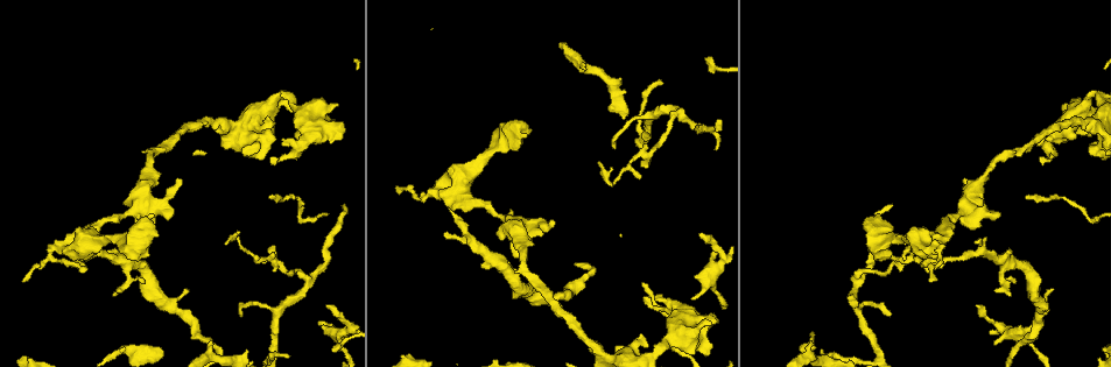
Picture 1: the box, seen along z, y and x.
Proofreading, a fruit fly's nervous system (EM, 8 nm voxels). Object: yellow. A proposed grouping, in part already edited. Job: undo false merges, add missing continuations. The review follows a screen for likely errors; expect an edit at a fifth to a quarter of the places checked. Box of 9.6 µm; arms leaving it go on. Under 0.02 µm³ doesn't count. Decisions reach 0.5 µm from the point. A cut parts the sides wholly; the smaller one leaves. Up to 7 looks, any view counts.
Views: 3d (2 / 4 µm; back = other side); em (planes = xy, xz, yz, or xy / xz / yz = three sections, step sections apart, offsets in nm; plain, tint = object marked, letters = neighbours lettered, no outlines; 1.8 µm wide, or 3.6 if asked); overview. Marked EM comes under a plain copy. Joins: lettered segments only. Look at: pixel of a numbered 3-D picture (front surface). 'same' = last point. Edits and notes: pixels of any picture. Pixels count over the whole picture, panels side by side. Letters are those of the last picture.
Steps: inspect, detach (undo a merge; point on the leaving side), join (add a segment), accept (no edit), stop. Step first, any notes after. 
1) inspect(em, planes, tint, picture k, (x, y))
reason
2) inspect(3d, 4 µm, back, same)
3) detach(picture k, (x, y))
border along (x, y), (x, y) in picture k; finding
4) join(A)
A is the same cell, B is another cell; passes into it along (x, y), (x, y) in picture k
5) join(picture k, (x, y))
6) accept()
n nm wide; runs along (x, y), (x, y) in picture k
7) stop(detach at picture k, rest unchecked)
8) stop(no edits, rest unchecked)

inspect(3d, 4 µm, picture 1, (674, 305))
sudden change in width

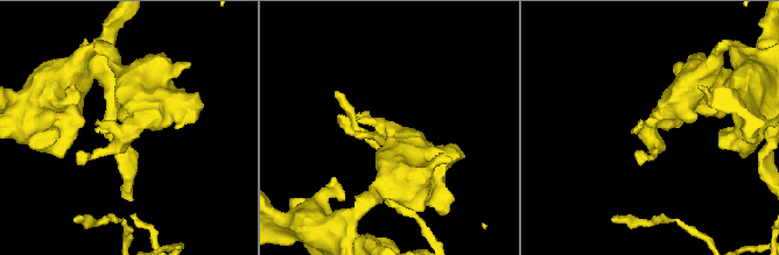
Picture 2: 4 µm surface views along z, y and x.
inspect(em, yz, step 8, letters, picture 2, (128, 131))

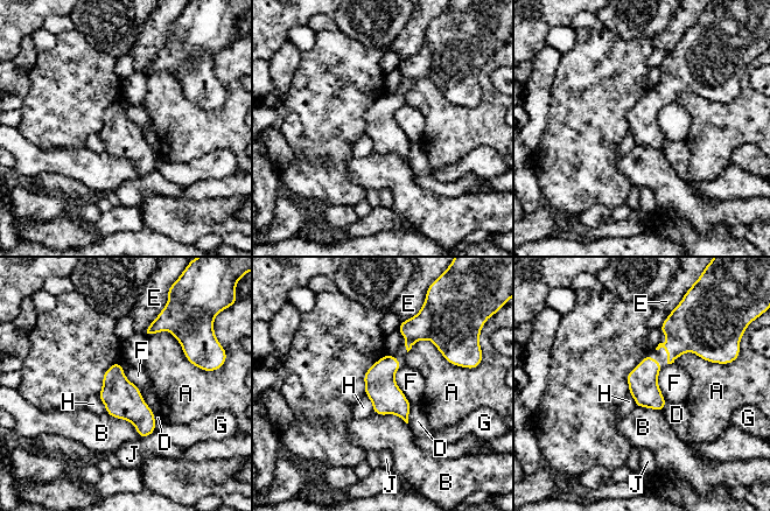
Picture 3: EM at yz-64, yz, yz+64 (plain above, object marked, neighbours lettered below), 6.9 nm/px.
inspect(em, planes, letters, same)

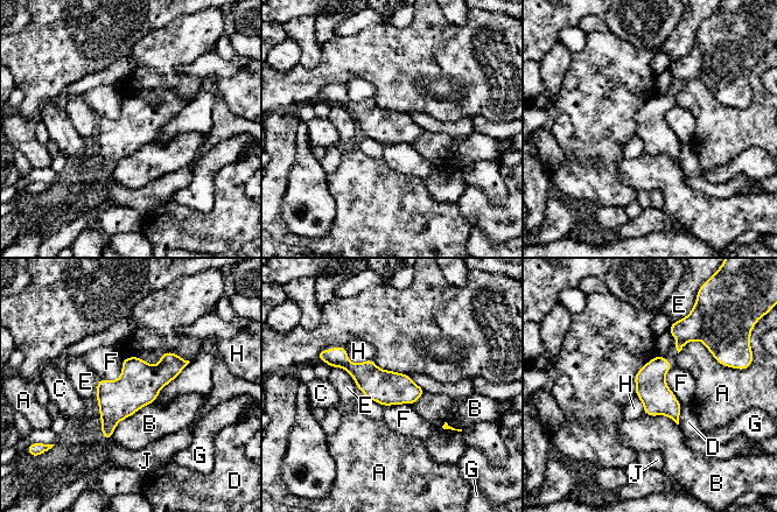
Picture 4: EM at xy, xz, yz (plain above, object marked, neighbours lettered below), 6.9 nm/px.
accept()
A, B, C, D, E, F, G, H and J are other cells; runs along (183, 363), (148, 380), (110, 419), (107, 436) in picture 4; continuous, no second neuron

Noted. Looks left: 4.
inspect(em, xy, step 8, tint, picture 1, (224, 244))
thin end

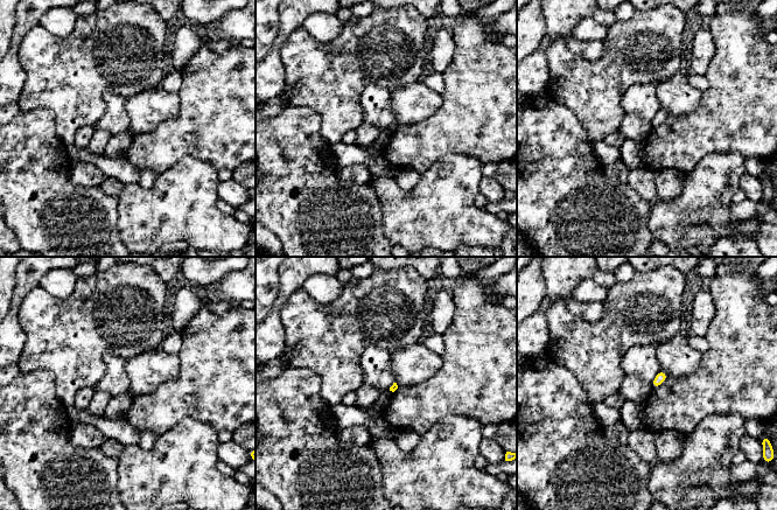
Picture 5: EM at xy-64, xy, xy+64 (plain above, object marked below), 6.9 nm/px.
inspect(em, xz, step 4, letters, same)

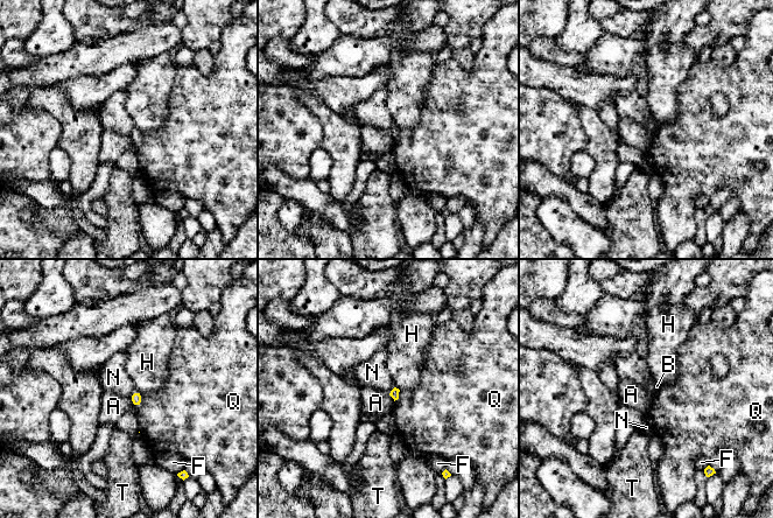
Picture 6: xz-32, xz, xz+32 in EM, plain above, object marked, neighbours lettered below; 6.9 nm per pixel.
accept()
A, B, F, H, N, Q and T are other cells; border along (134, 389), (129, 399) in picture 6; none of them fits

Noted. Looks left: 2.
stop(no edits, rest unchecked)

